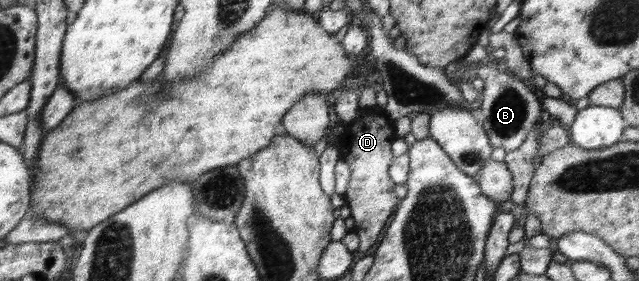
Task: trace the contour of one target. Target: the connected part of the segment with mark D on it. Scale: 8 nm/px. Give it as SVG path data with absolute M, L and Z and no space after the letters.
M359 108L356 119L347 127L347 135L339 140L340 156L351 168L351 178L343 199L350 207L350 216L354 218L352 231L359 236L359 247L352 253L354 262L372 253L382 238L380 232L384 230L388 218L394 214L396 206L400 206L396 194L392 192L395 183L388 172L394 158L390 150L390 144L396 138L394 120L390 118L390 124L386 124L380 122L382 118L372 118L372 116L378 116L378 112Z

